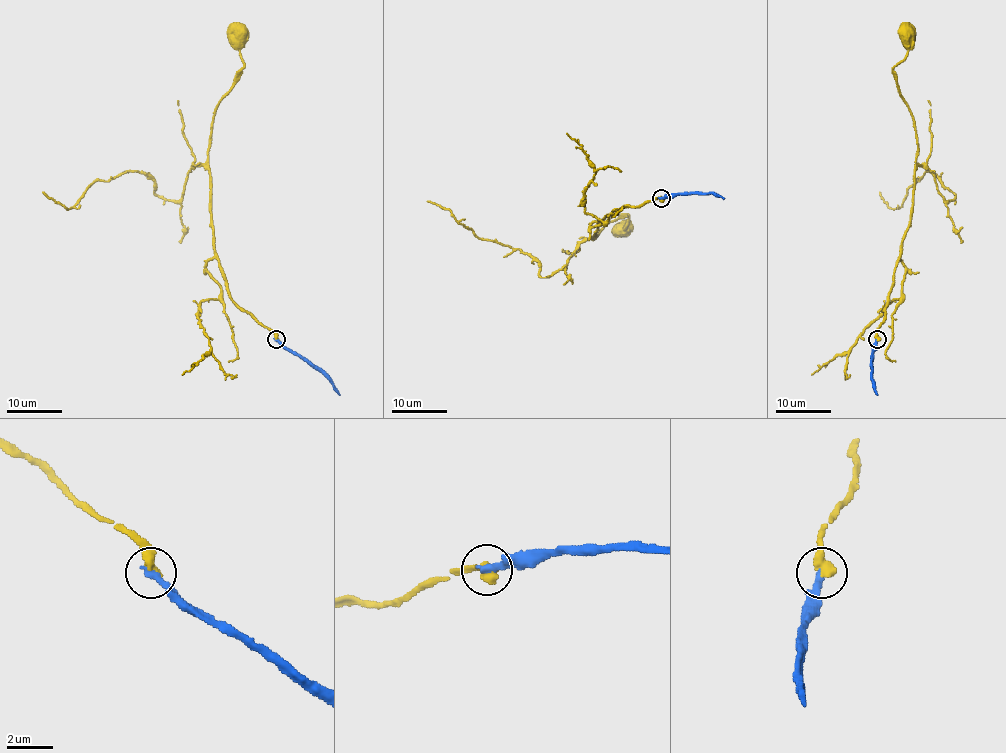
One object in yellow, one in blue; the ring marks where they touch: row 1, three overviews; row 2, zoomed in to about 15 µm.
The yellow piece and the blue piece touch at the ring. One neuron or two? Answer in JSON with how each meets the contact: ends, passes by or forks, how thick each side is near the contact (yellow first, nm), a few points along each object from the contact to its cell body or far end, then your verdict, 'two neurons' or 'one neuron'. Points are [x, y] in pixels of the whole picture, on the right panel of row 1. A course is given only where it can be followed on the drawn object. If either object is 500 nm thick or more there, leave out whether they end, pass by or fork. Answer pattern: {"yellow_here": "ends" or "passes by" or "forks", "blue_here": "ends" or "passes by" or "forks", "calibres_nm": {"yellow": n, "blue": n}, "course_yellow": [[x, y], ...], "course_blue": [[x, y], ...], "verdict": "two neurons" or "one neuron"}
{"calibres_nm": {"yellow": 550, "blue": 320}, "course_yellow": [[876, 339], [909, 222], [918, 144], [911, 111], [898, 90], [893, 68], [908, 50], [907, 34]], "course_blue": [[876, 339], [872, 352], [872, 385], [878, 394]], "verdict": "two neurons"}

